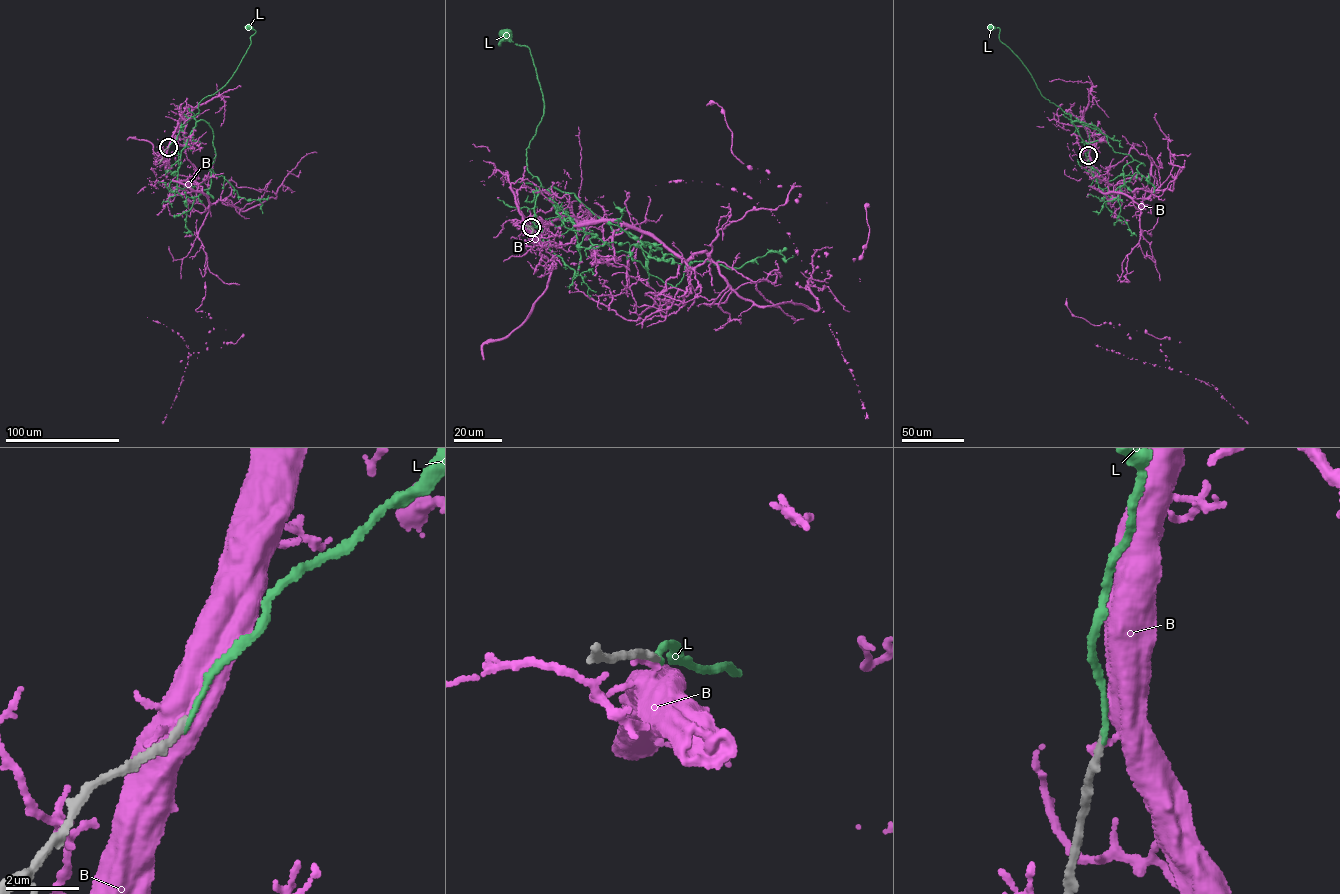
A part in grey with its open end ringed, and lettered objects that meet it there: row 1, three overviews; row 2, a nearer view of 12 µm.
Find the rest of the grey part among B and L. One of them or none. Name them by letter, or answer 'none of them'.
L

